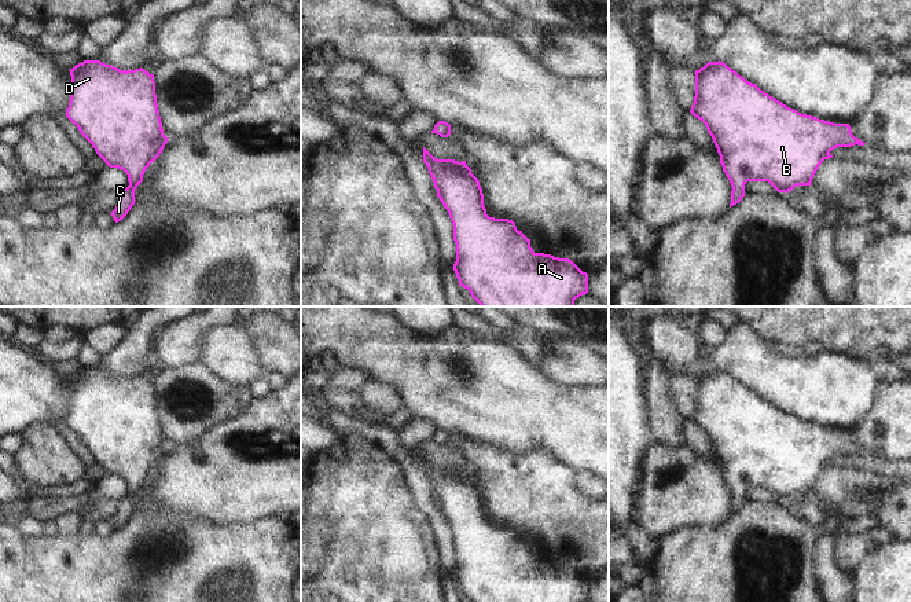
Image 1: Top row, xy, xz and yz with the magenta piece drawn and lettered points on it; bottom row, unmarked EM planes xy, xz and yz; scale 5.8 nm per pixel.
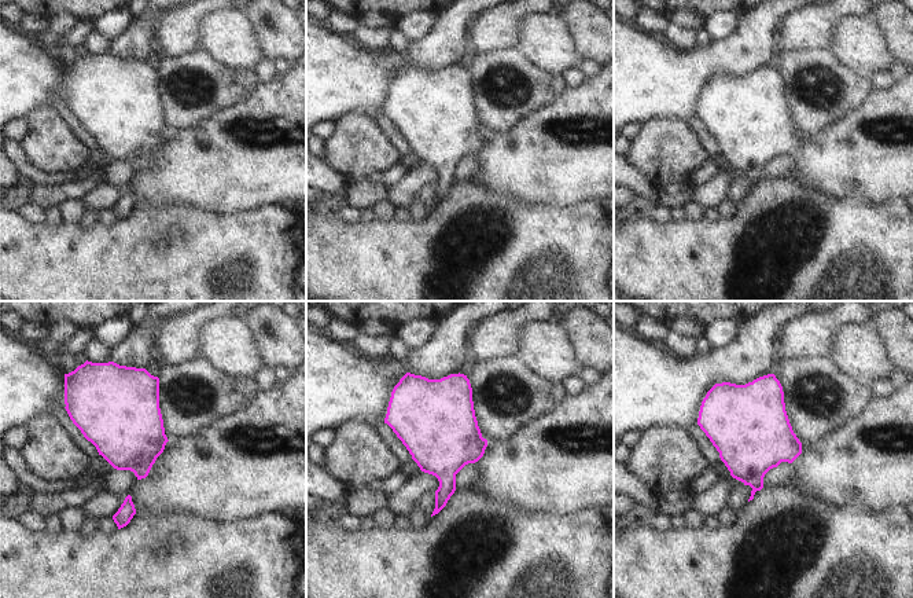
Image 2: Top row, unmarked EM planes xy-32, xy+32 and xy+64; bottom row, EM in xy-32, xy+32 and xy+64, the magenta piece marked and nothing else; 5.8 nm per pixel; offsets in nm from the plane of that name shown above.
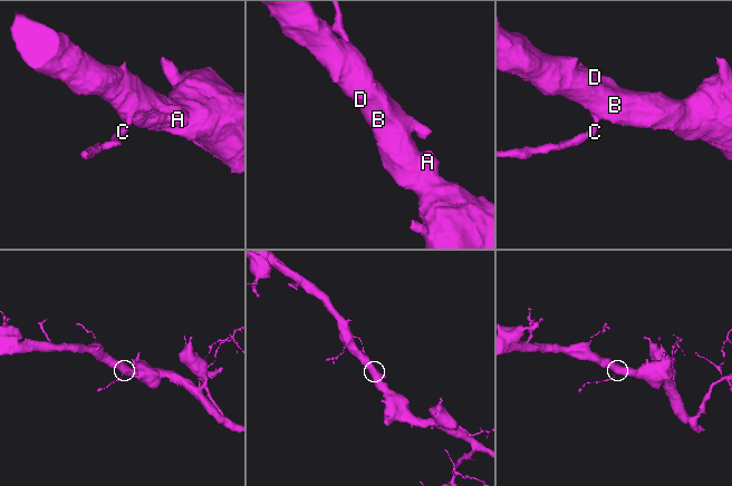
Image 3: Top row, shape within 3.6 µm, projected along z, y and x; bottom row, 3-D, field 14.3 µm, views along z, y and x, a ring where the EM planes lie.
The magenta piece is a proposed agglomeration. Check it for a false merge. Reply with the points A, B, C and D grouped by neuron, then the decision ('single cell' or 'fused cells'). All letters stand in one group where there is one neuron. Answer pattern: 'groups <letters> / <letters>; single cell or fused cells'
groups A B C D; single cell

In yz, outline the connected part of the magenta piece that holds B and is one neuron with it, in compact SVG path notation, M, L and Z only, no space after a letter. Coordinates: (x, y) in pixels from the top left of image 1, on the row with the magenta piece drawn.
M708 62L695 70L695 96L690 113L701 120L720 155L723 172L728 177L732 191L730 208L745 197L747 181L768 181L778 192L789 192L797 186L811 186L819 165L837 147L864 146L852 135L849 124L834 124L812 115L801 114L761 91L756 84L746 81L723 62Z

